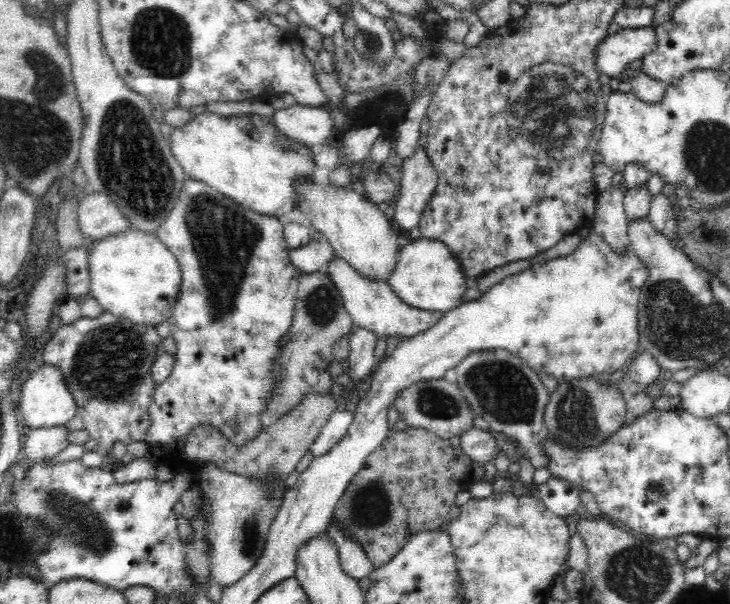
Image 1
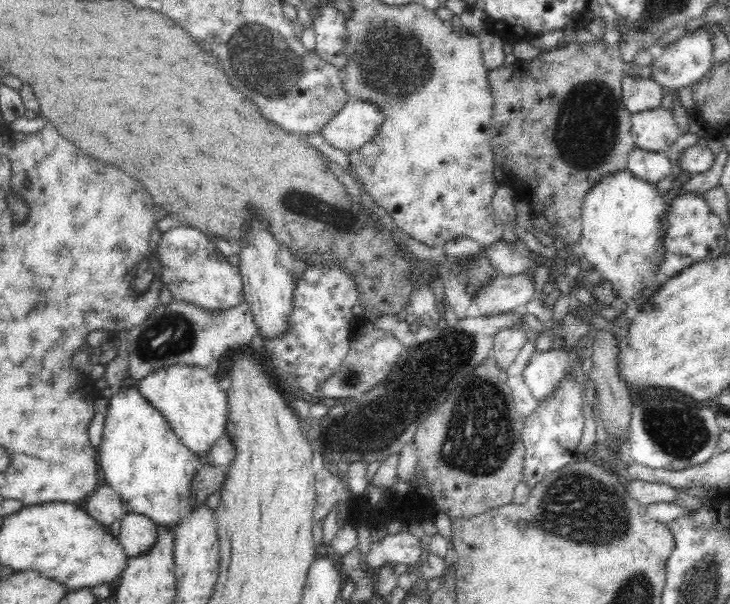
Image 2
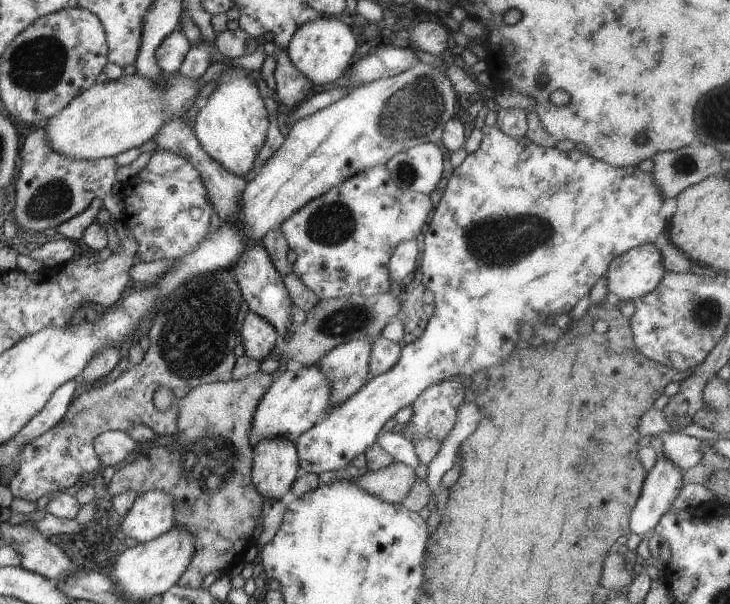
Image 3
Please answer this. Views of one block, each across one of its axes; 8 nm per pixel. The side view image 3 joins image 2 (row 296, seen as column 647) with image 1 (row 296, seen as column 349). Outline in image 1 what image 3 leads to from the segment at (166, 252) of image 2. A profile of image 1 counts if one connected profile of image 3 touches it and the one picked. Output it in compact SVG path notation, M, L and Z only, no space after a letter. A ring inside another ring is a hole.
M419 238L403 246L399 250L394 270L390 272L386 282L392 292L412 308L428 312L452 310L465 302L465 282L458 261L450 255L445 244L437 240Z

